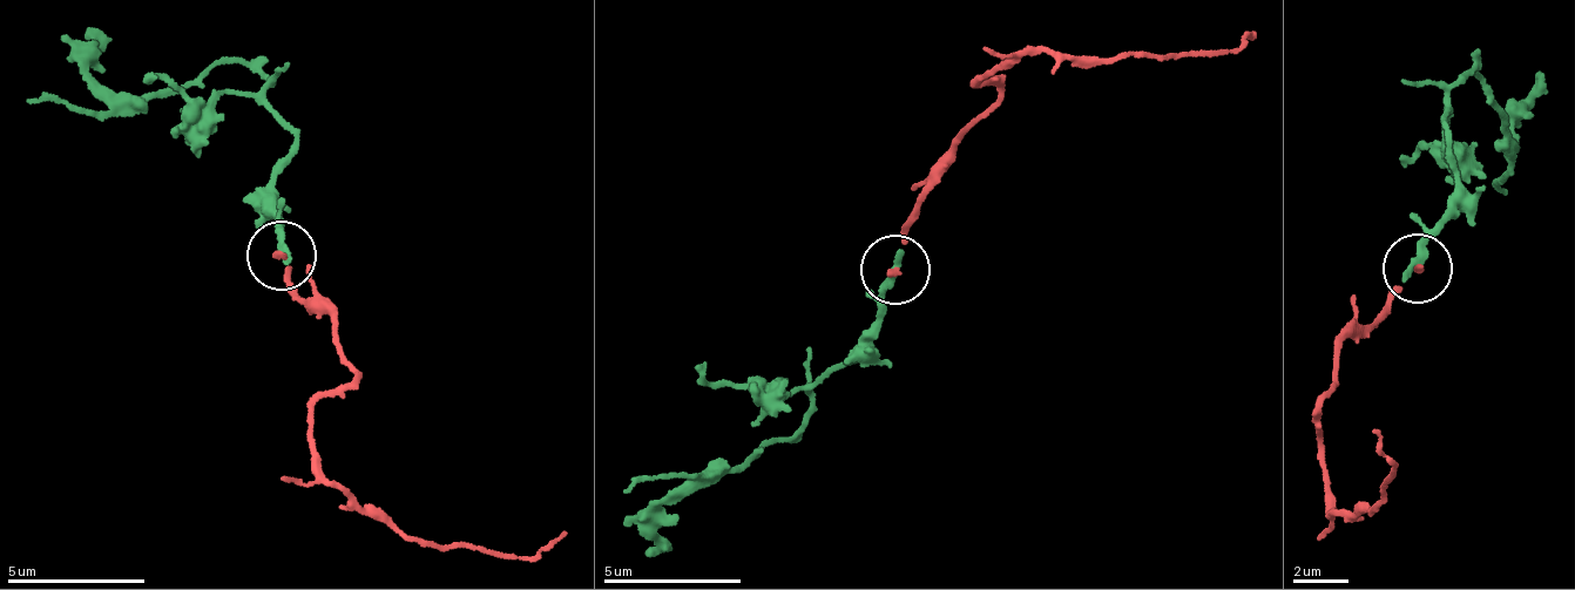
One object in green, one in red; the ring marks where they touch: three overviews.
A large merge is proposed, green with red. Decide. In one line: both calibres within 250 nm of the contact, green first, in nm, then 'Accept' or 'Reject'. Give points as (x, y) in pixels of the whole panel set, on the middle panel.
Thickness 320 nm (green) against 140 nm. Reject

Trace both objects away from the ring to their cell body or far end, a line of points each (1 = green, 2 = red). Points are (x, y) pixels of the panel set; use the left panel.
1: (279, 251), (296, 133), (265, 102), (263, 76), (238, 60), (174, 90), (119, 93), (92, 80), (102, 32)
2: (279, 257), (356, 374), (312, 408), (312, 456), (344, 494), (413, 540), (501, 557), (566, 533)

